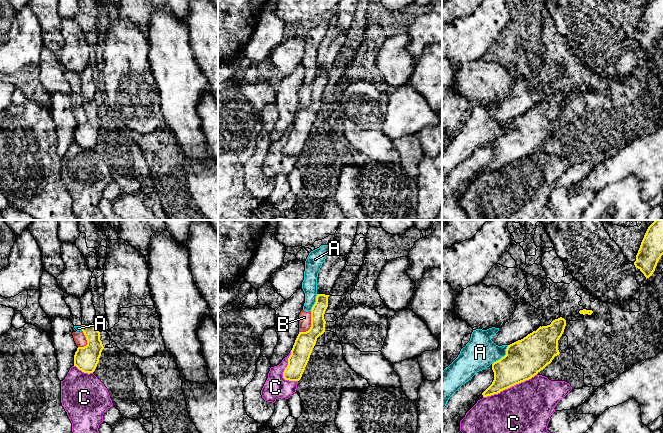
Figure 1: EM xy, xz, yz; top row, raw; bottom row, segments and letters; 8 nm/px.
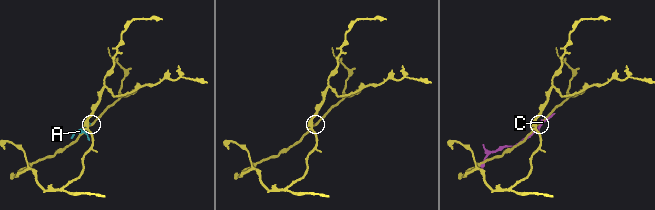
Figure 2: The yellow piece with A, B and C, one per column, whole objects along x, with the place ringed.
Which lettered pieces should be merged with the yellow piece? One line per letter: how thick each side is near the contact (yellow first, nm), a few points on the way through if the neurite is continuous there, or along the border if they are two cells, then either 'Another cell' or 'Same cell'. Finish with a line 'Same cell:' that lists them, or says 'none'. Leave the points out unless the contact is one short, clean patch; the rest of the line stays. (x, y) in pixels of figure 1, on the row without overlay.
A: Thickness 300 nm (yellow) against 260 nm. Another cell
B: Thickness 160 nm (yellow) against 100 nm. Boundary: xz (311, 87), (311, 102), (307, 106), (299, 108). Another cell
C: Thickness 300 nm (yellow) against 500 nm. Another cell
Same cell: none

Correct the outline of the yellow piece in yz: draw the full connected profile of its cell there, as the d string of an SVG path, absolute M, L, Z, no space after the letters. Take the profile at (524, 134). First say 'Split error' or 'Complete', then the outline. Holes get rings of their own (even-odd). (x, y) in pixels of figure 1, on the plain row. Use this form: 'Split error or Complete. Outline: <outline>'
Complete. Outline: M560 93L508 121L506 131L492 140L494 156L482 169L483 173L529 156L550 140L560 130L558 116L565 102L566 96Z

